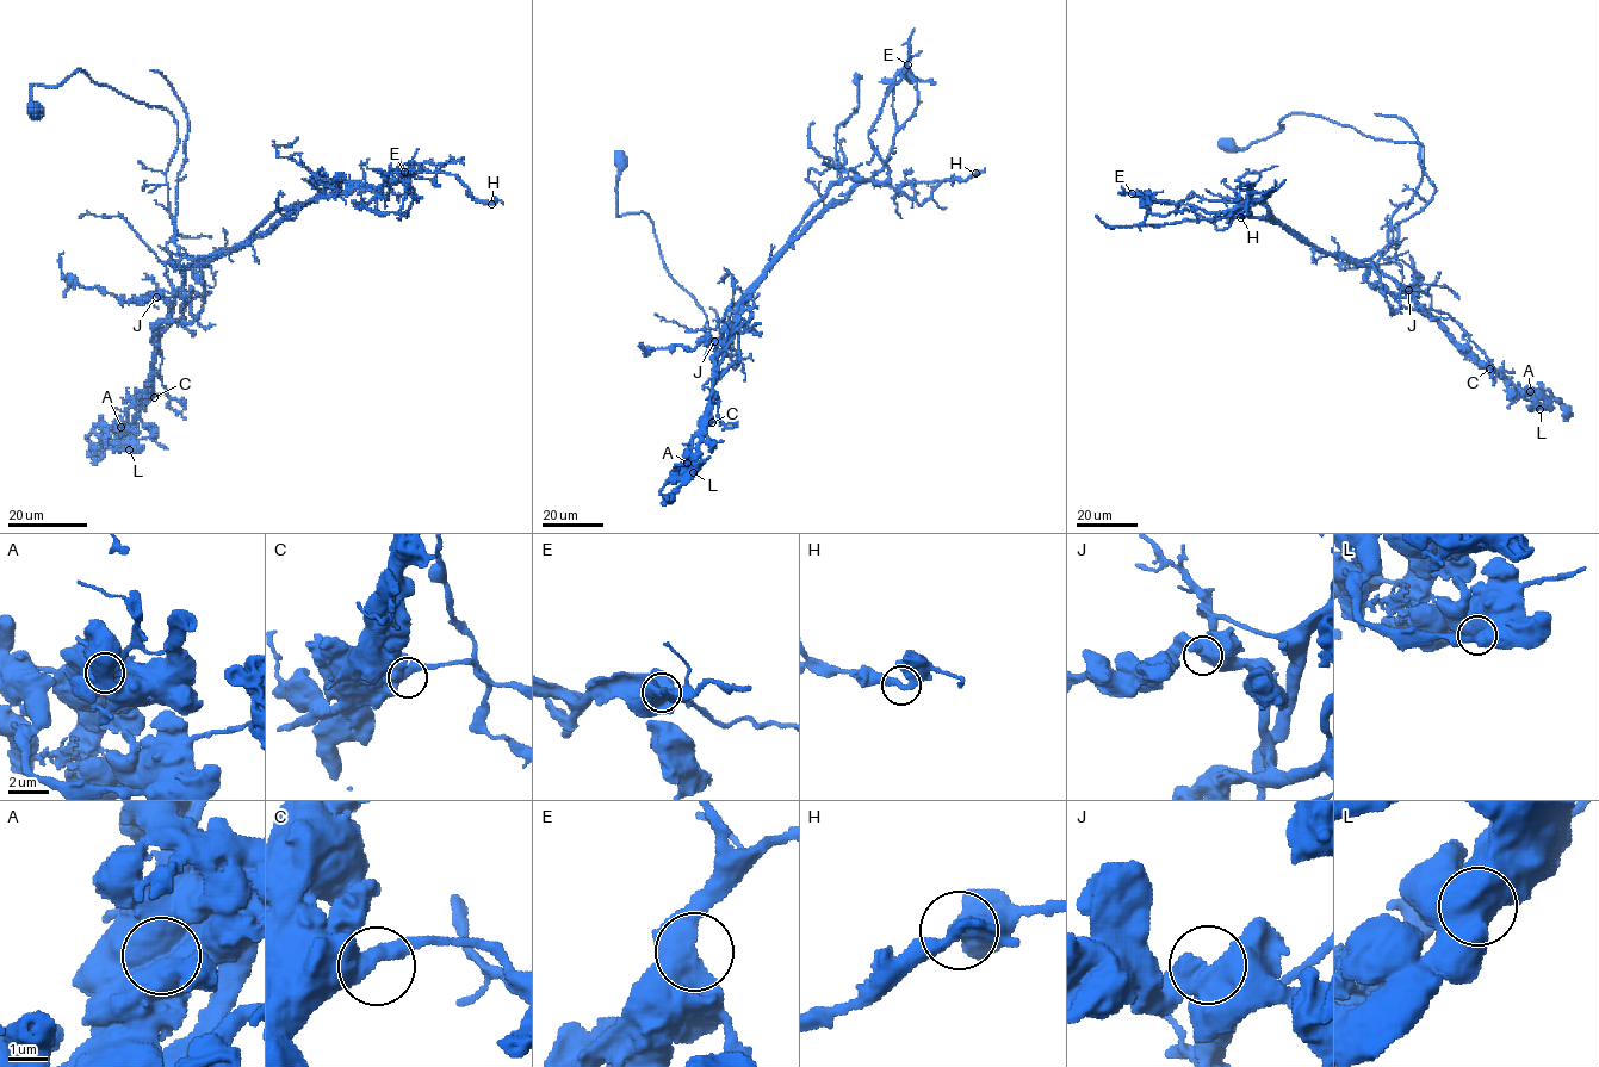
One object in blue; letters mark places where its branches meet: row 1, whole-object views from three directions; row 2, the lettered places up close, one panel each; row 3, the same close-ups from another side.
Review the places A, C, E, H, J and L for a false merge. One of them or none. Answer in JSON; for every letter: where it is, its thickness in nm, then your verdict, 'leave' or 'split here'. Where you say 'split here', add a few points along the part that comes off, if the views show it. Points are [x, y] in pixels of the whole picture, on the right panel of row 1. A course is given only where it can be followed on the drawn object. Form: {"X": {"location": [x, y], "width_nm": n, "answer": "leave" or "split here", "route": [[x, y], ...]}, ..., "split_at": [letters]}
{"A": {"location": [1530, 391], "width_nm": 1100, "answer": "split here", "route": [[1530, 391], [1418, 309], [1393, 310], [1358, 260], [1392, 239], [1423, 147], [1305, 113], [1243, 149], [1218, 142]]}, "C": {"location": [1489, 368], "width_nm": 550, "answer": "leave"}, "E": {"location": [1132, 193], "width_nm": 600, "answer": "leave"}, "H": {"location": [1240, 217], "width_nm": 320, "answer": "leave"}, "J": {"location": [1408, 290], "width_nm": 600, "answer": "leave"}, "L": {"location": [1539, 409], "width_nm": 1000, "answer": "leave"}, "split_at": ["A"]}

